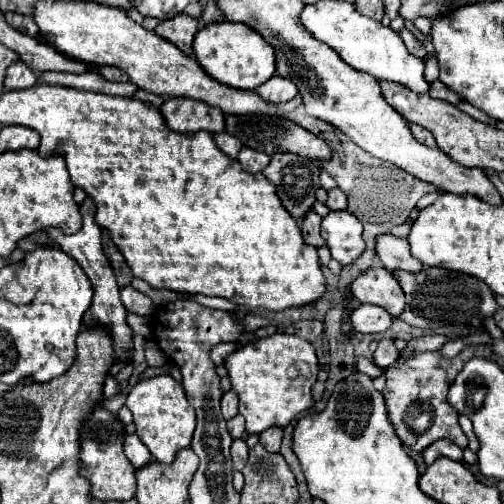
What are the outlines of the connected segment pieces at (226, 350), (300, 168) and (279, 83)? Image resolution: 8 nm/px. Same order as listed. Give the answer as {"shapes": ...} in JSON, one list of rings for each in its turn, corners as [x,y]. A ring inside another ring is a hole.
{"shapes":[[[[223,343],[223,345],[213,347],[213,349],[211,349],[211,359],[213,359],[213,363],[215,363],[215,365],[221,365],[221,363],[225,361],[225,357],[227,357],[229,353],[233,353],[237,347],[239,347],[237,343]]],[[[275,153],[263,169],[263,175],[275,185],[283,207],[297,221],[301,221],[303,215],[307,215],[305,211],[311,211],[317,201],[315,191],[321,187],[319,173],[321,169],[315,161],[293,153]]],[[[273,75],[267,83],[257,87],[255,93],[269,103],[287,103],[297,95],[297,87],[293,81],[283,79],[279,75]]]]}

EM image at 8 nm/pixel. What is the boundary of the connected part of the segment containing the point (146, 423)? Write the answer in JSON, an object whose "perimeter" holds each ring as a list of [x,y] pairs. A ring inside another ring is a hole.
{"perimeter":[[[171,375],[141,379],[127,395],[125,405],[133,413],[133,423],[137,427],[135,433],[147,445],[155,461],[171,463],[177,451],[191,445],[193,431],[195,431],[195,409],[189,405],[183,385],[177,383]]]}

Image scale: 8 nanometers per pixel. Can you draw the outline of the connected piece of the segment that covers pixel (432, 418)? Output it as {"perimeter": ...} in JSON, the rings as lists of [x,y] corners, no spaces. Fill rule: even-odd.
{"perimeter":[[[465,345],[461,353],[453,359],[443,357],[439,351],[425,351],[415,357],[397,359],[395,363],[383,369],[383,375],[387,379],[383,397],[387,403],[389,421],[397,437],[403,441],[403,445],[407,445],[409,449],[413,447],[413,451],[417,453],[421,453],[423,449],[427,449],[431,443],[439,439],[451,439],[461,449],[469,445],[465,433],[459,427],[457,411],[447,401],[447,391],[449,391],[449,385],[455,381],[455,375],[473,357],[491,359],[491,347],[489,345]]]}

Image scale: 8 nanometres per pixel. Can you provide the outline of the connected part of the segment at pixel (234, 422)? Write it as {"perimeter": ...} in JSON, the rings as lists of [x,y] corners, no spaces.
{"perimeter":[[[235,415],[231,421],[227,421],[227,429],[233,439],[239,439],[241,433],[245,431],[245,419],[241,415]]]}

